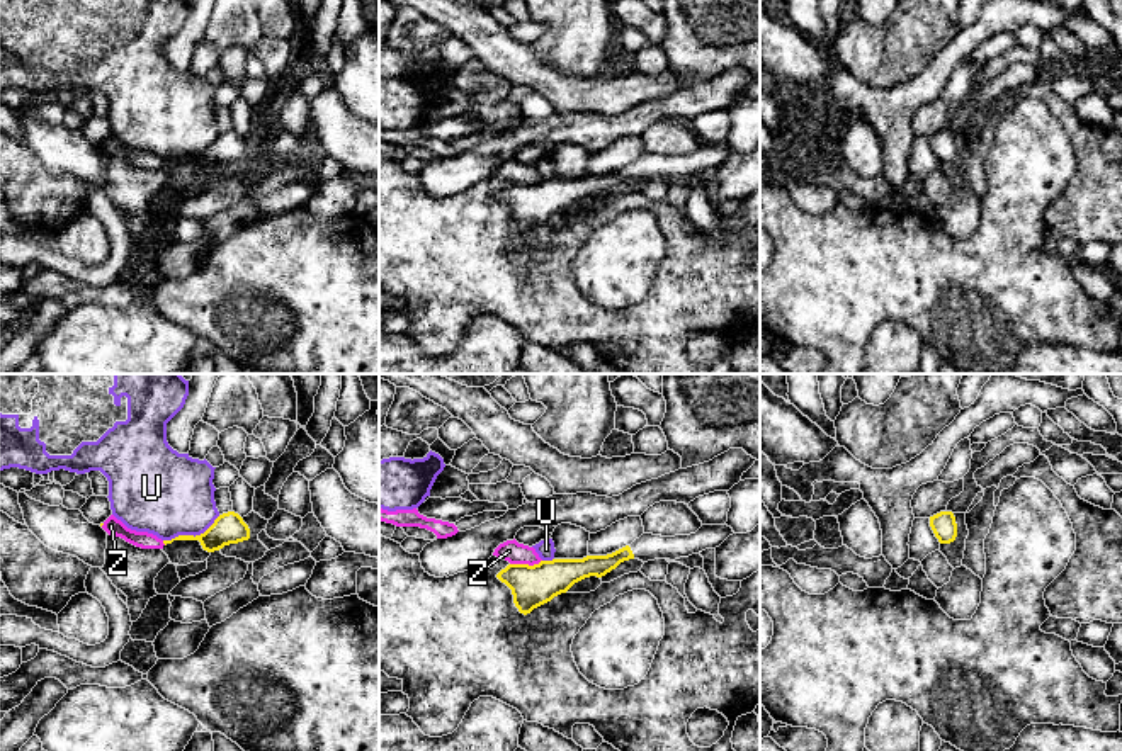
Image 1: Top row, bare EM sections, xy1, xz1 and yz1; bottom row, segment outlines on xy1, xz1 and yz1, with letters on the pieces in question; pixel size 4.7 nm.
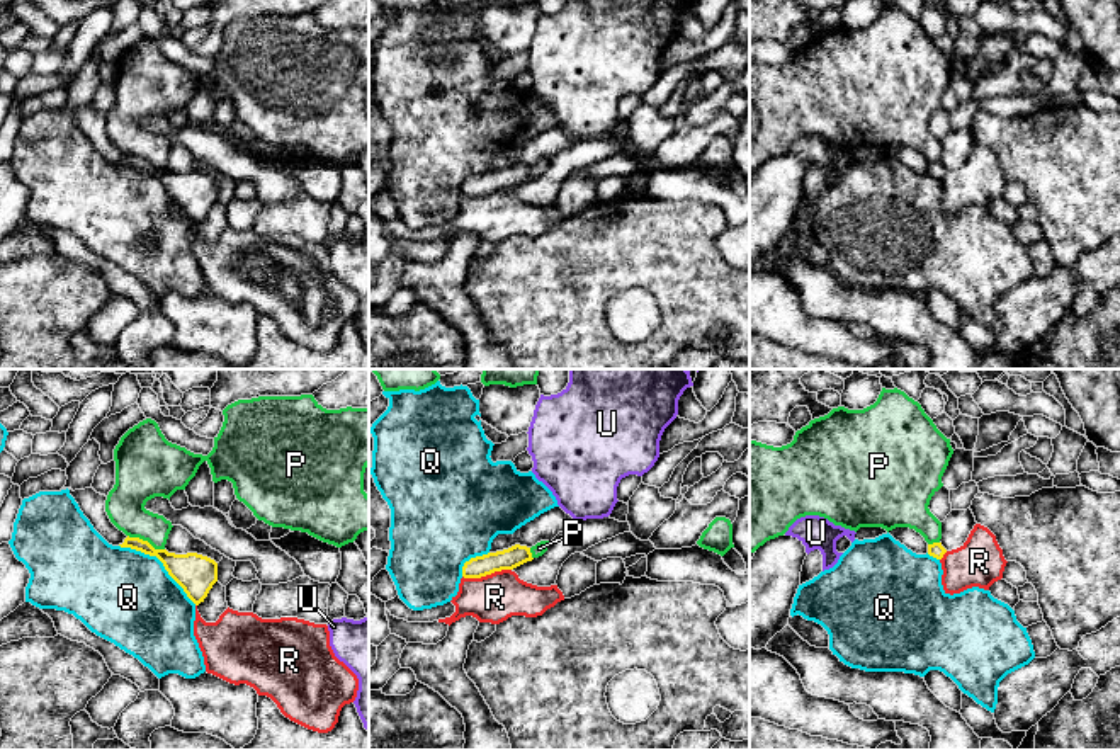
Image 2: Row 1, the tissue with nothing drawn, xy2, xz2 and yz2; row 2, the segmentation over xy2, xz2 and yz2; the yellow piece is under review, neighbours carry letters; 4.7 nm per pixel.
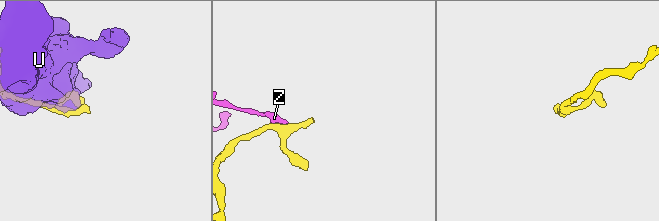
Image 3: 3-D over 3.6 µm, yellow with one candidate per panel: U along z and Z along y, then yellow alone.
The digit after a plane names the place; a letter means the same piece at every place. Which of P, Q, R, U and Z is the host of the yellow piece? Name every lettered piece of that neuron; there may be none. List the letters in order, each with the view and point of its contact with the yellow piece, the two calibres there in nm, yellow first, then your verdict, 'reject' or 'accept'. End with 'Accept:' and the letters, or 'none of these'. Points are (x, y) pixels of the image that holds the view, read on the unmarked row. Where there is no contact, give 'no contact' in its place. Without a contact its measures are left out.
P: meets yellow in xy2 at (147, 160); 170 nm thick on the yellow side, 190 nm on the other; reject
Q: meets yellow in xy2 at (162, 181); 190 nm thick on the yellow side, 440 nm on the other; reject
R: meets yellow in xz2 at (486, 193); 100 nm thick on the yellow side, 220 nm on the other; reject
U: meets yellow in xy1 at (191, 155); 140 nm thick on the yellow side, 400 nm on the other; reject
Z: meets yellow in xz1 at (526, 184); 190 nm thick on the yellow side, 100 nm on the other; reject
Accept: none of these

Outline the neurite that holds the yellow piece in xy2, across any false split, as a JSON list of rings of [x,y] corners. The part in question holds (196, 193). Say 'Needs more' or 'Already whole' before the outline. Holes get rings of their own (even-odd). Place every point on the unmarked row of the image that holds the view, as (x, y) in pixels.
Already whole. [[[129,155],[119,165],[156,175],[195,224],[204,221],[218,201],[218,182],[207,175],[197,172],[175,173],[167,168],[155,168],[148,160]]]

